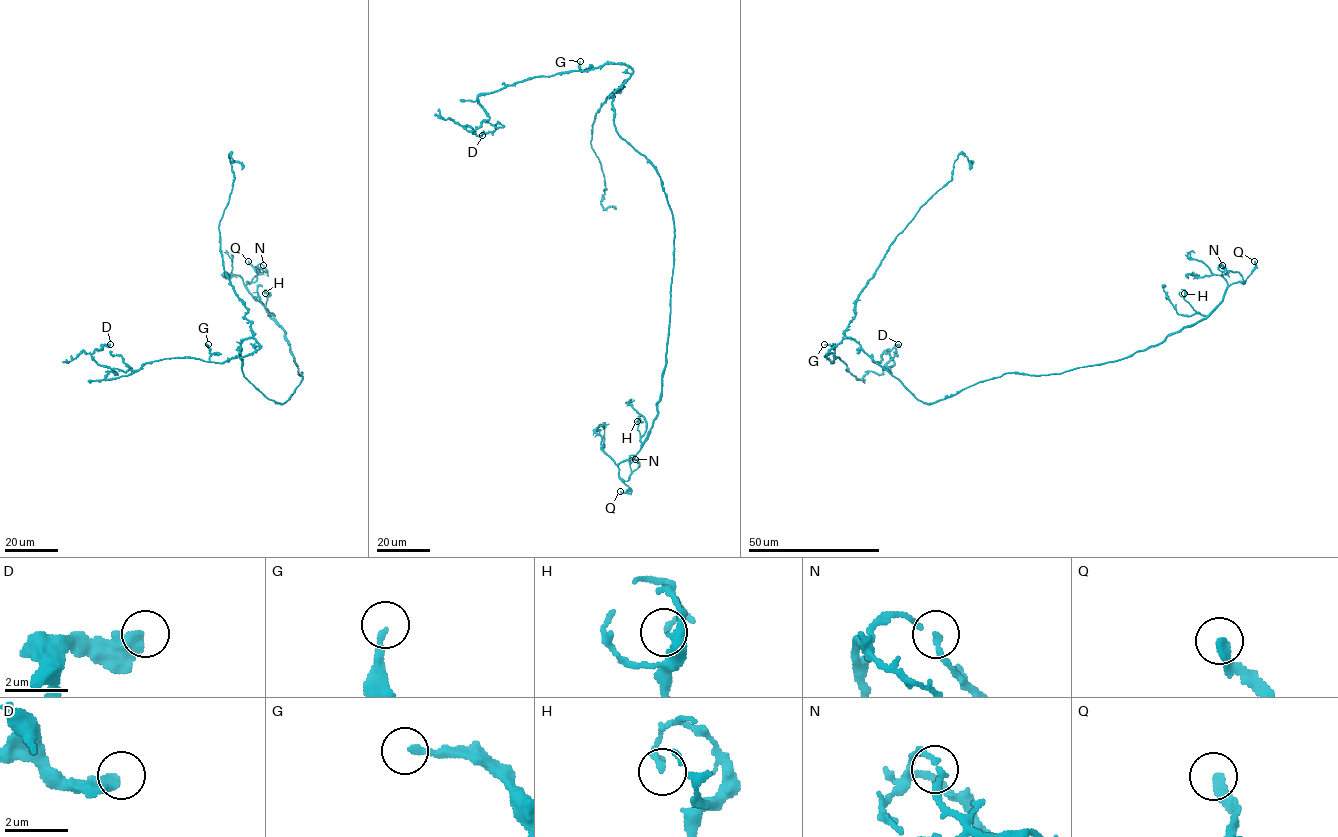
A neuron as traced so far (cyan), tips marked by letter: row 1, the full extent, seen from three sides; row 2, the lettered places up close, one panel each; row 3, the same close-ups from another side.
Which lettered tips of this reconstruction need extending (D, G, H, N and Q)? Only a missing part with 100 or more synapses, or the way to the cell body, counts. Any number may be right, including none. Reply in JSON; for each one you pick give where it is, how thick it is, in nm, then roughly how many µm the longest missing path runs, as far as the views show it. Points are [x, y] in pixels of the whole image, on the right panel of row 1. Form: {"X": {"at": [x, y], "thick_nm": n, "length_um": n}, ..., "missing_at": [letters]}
{"Q": {"at": [1254, 261], "thick_nm": 240, "length_um": 15}, "missing_at": ["Q"]}

